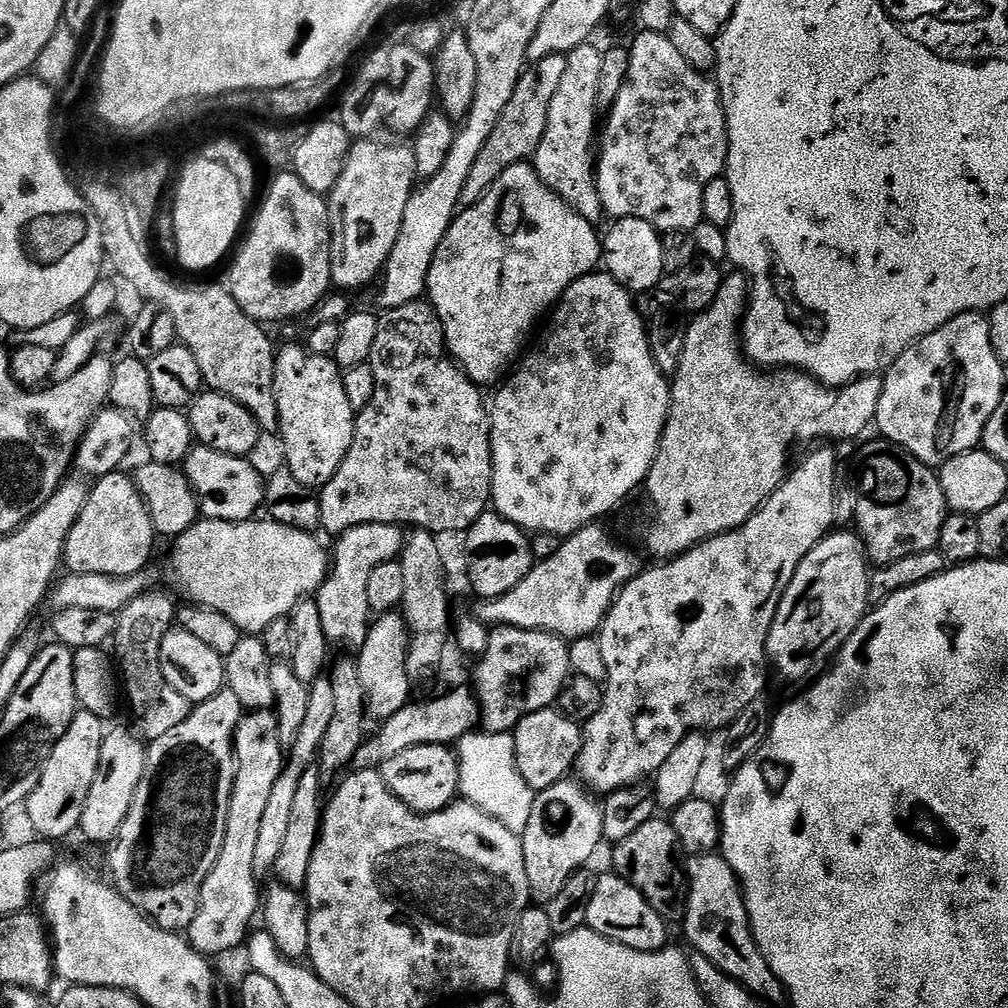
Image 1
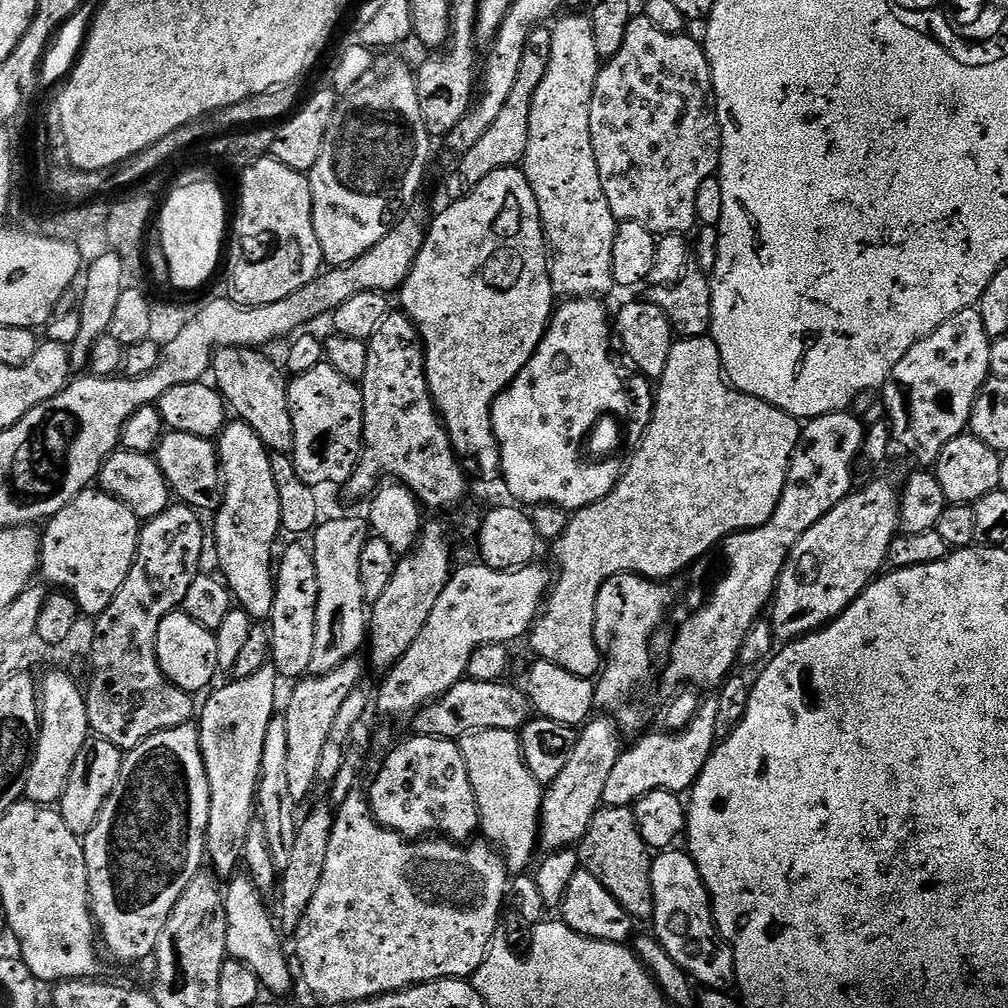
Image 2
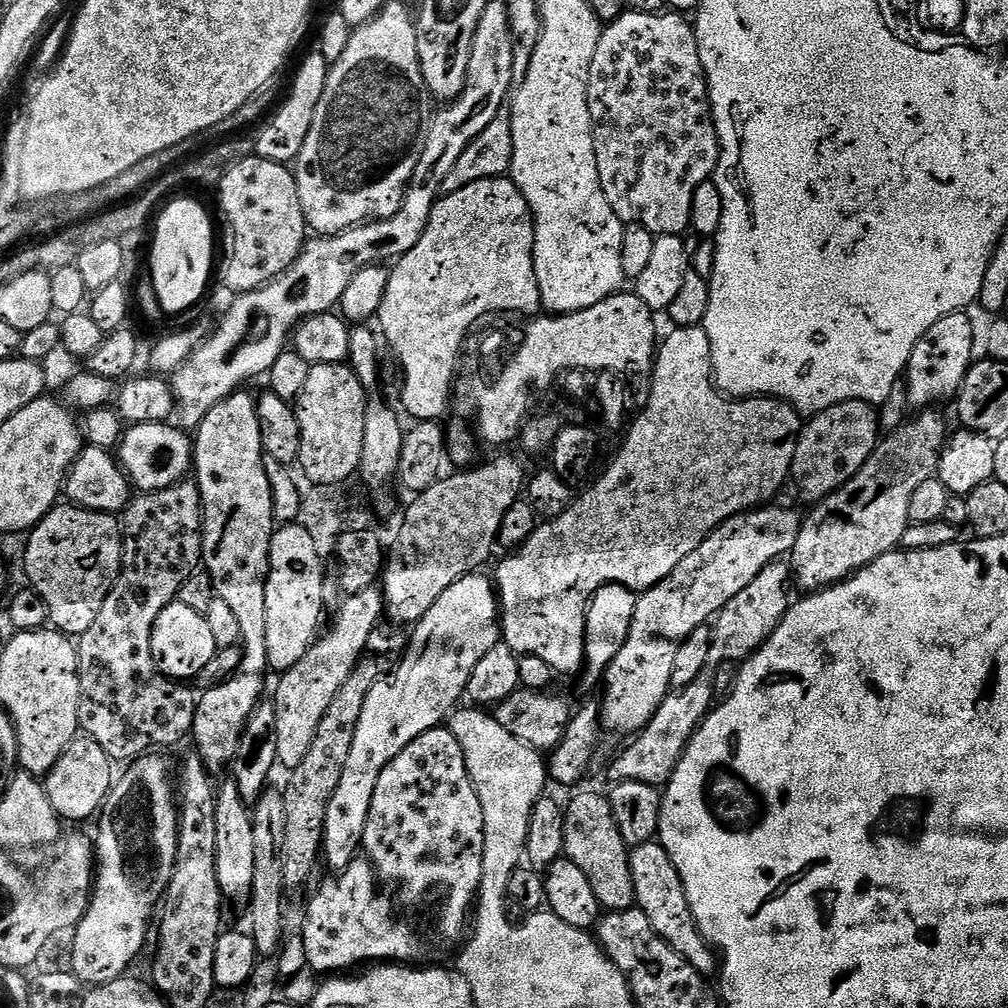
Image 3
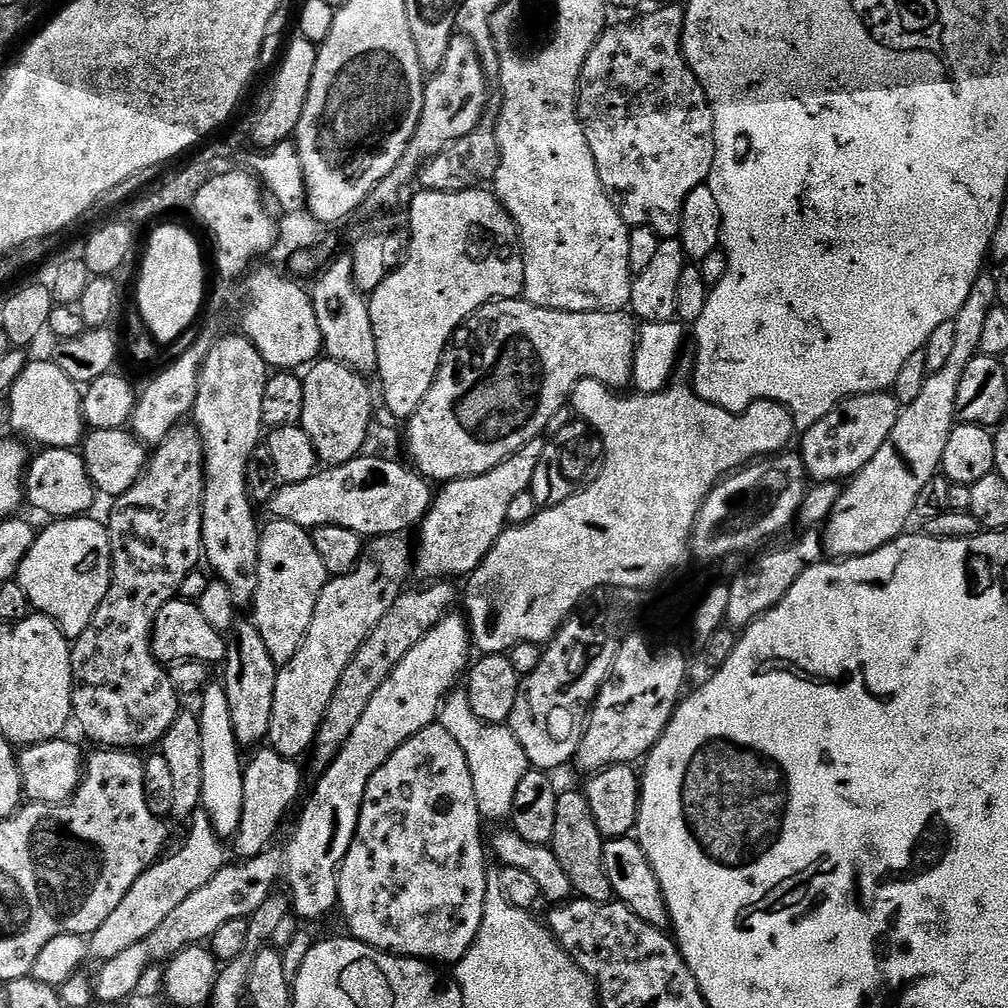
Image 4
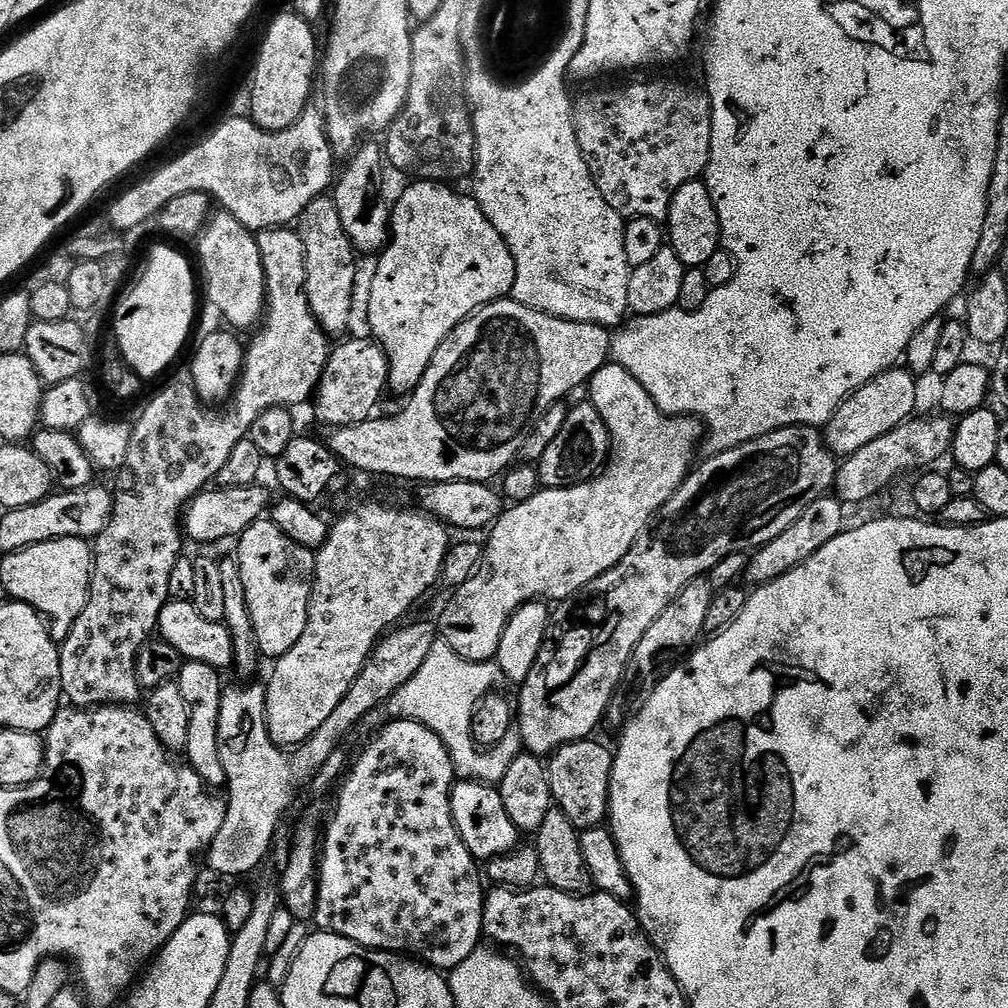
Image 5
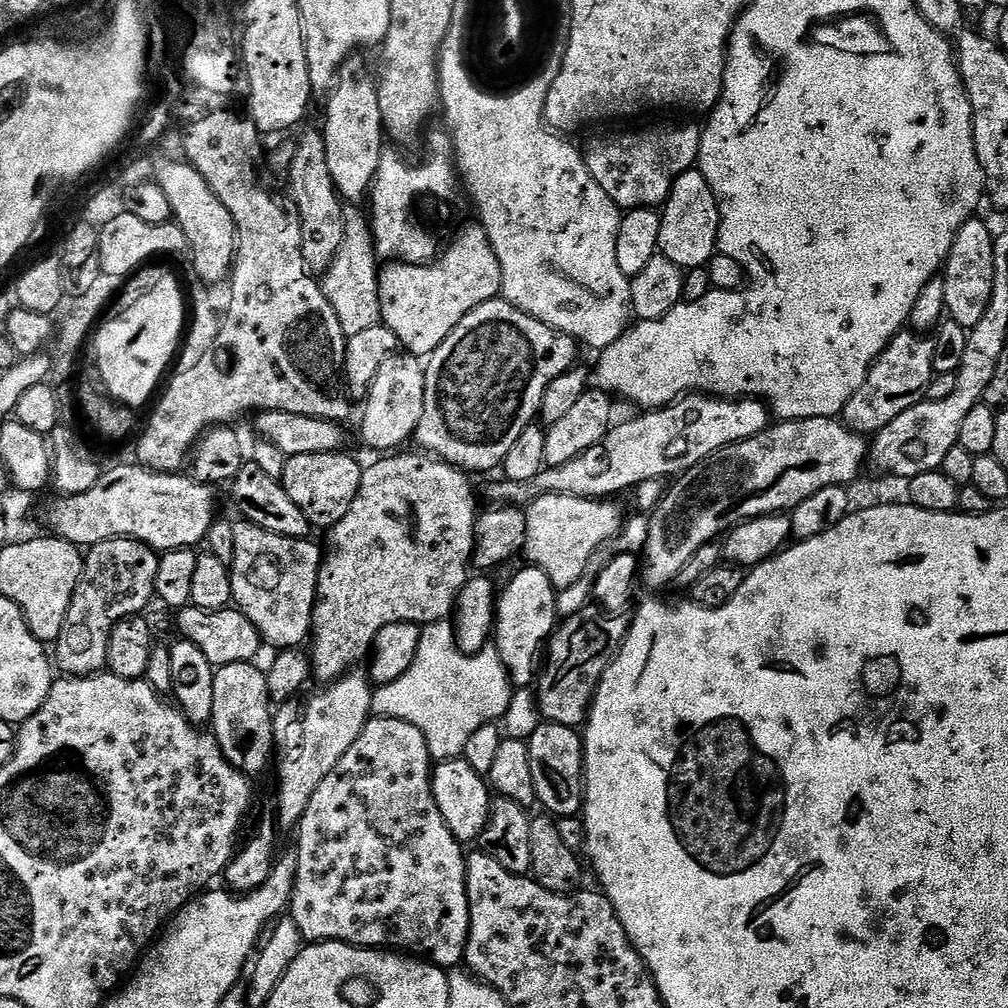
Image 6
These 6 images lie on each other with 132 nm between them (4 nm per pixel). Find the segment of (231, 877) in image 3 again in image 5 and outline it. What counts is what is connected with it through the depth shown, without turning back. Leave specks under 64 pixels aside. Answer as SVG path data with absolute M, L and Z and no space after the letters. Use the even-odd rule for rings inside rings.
M189 660L182 666L178 677L182 698L186 698L190 710L190 738L186 749L186 763L203 778L205 784L216 790L223 789L227 782L218 746L219 708L222 706L225 690L225 685L220 684L220 676L221 673L217 669L206 666L202 662Z

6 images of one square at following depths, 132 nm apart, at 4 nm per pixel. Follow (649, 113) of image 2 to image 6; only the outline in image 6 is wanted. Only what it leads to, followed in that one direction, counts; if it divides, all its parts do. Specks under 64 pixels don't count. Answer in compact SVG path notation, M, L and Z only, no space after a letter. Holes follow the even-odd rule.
M692 124L681 128L660 128L645 136L604 136L583 153L584 165L590 170L594 182L610 194L622 210L633 208L659 209L668 199L677 176L693 171L700 159L701 129Z

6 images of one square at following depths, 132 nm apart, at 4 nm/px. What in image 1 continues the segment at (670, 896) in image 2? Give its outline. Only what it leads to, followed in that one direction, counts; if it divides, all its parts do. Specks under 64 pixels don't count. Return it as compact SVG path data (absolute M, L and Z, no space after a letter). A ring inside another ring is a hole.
M720 854L706 856L692 856L689 859L688 876L686 872L686 896L688 892L688 905L684 908L684 936L701 952L703 959L716 968L722 969L733 980L740 981L745 988L755 989L755 984L777 983L777 978L770 970L766 958L760 952L760 947L752 937L752 923L748 921L748 908L744 905L742 885L736 878L728 861Z

